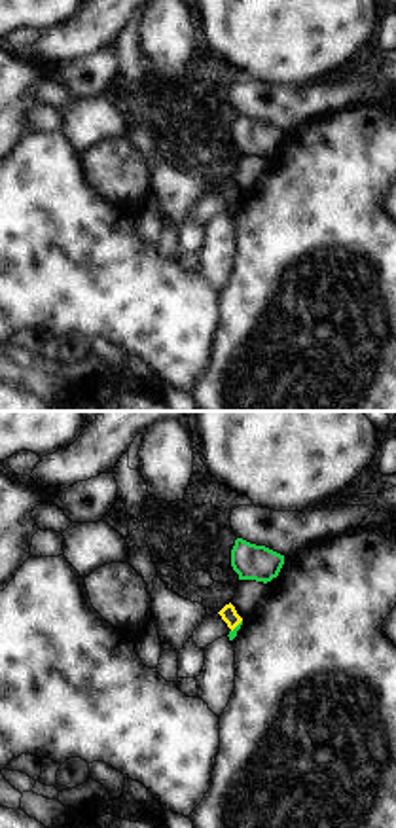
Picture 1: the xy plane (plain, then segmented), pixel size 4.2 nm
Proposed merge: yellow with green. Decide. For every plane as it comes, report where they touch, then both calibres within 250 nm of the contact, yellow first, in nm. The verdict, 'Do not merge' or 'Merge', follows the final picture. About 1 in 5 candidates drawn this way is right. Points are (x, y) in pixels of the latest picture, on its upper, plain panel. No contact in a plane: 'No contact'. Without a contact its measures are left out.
Touches yellow at (237, 199). Thickness 70 nm (yellow) against 40 nm

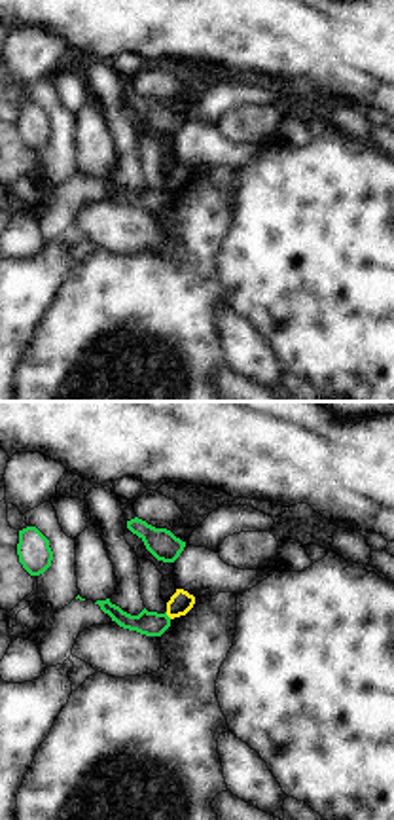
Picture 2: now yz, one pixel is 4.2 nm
Touches yellow at (169, 192). Thickness 100 nm (yellow) against 110 nm

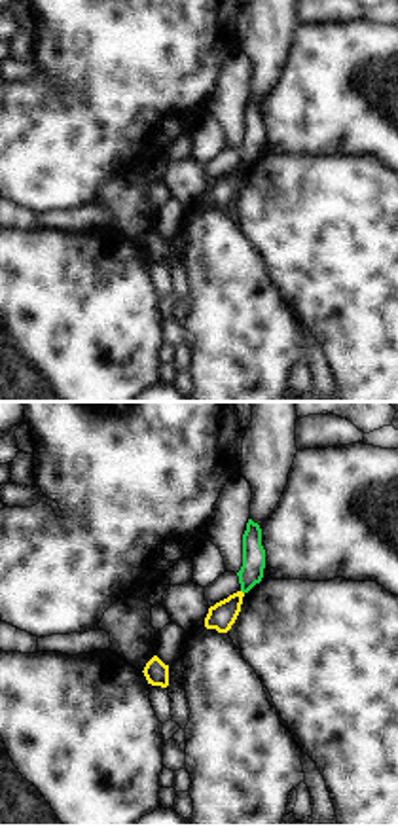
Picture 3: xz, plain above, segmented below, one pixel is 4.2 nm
No contact

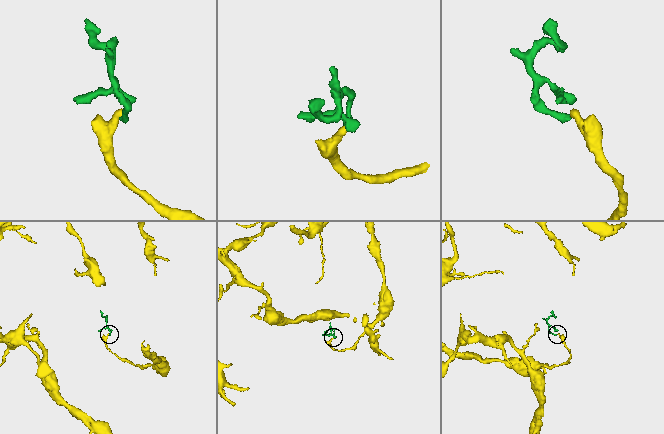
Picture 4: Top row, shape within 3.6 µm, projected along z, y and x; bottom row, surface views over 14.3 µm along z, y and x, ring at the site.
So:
Do not merge

